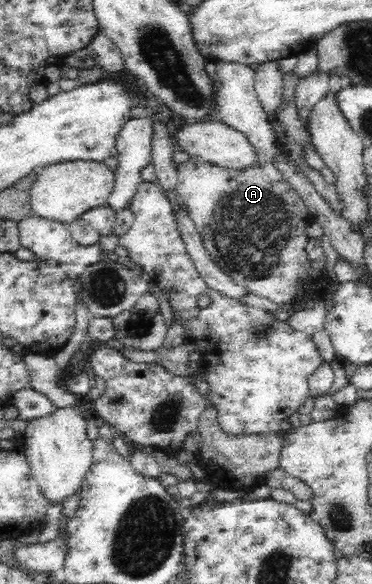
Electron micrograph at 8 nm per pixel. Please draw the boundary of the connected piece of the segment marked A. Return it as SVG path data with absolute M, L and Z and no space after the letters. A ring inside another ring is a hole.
M201 157L193 160L188 159L181 165L177 166L178 177L176 181L176 193L180 200L180 203L186 206L189 216L195 223L195 228L202 236L203 246L206 251L210 253L213 260L238 284L248 288L249 293L258 295L260 297L266 297L270 301L277 305L280 304L293 304L297 299L299 287L303 282L303 279L308 277L311 269L311 261L307 254L307 243L310 241L310 237L306 235L306 227L314 221L314 216L308 211L308 207L304 203L304 199L300 197L300 194L290 186L288 181L282 176L282 172L272 164L270 161L262 161L260 165L243 170L228 169L220 165L212 165L209 161L202 159Z

